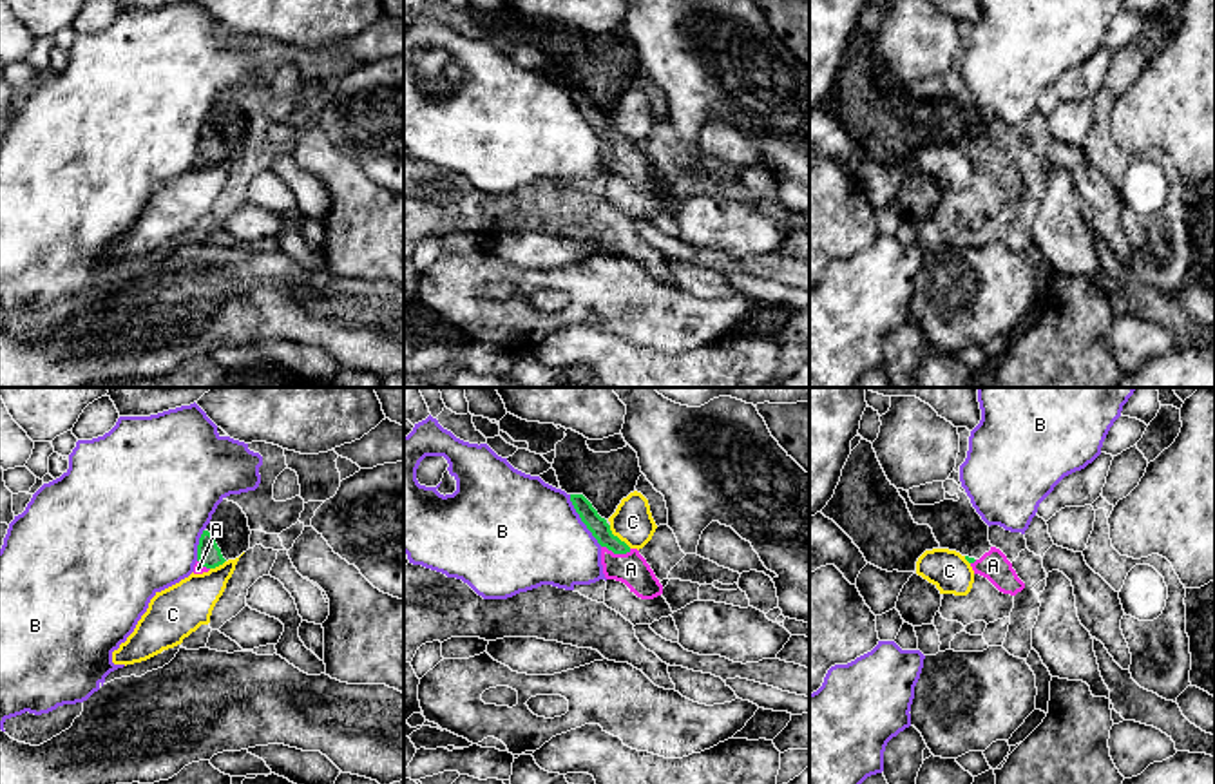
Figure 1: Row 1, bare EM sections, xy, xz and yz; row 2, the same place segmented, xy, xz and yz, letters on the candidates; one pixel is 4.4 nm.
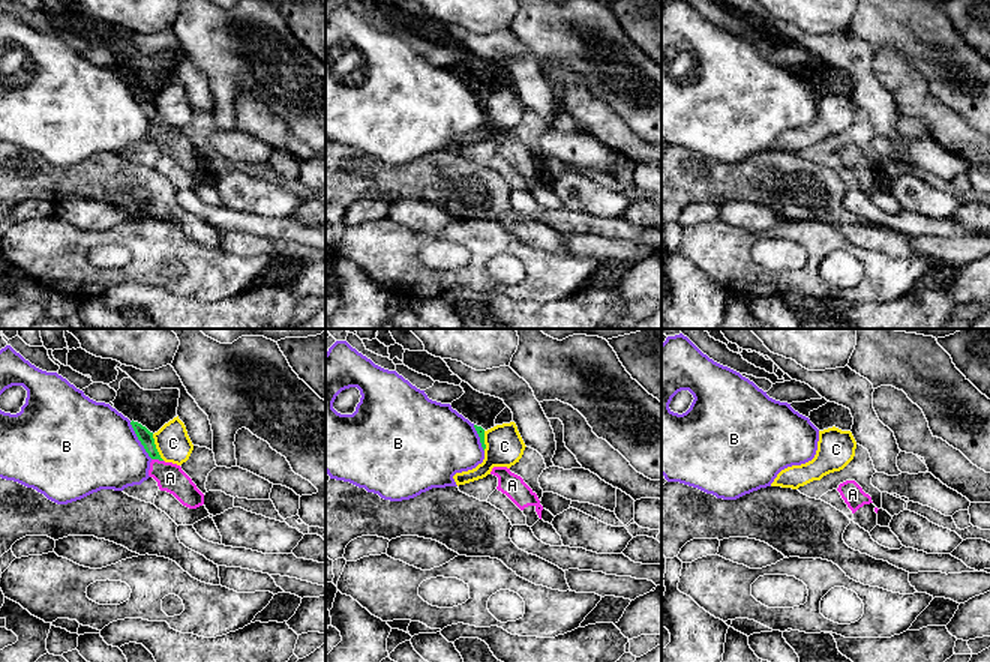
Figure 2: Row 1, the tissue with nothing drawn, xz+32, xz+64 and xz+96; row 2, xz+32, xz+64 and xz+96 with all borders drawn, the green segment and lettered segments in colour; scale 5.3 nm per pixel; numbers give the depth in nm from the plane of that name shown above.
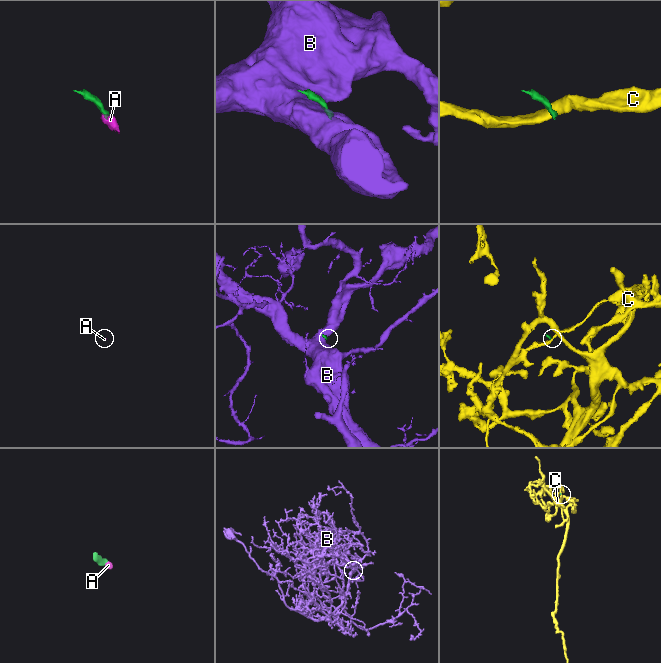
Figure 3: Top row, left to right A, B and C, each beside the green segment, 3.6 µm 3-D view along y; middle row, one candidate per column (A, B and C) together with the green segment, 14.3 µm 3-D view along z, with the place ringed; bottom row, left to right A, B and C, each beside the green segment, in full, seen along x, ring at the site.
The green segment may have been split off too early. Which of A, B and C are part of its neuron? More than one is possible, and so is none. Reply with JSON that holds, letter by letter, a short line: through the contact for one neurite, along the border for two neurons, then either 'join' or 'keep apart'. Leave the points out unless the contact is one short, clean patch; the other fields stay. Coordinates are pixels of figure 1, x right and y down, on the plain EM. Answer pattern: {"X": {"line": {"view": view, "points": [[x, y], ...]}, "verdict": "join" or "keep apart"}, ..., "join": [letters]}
{"A": {"line": {"view": "xz", "points": [[598, 120], [616, 147], [631, 163]]}, "verdict": "join"}, "B": {"verdict": "keep apart"}, "C": {"line": {"view": "xz", "points": [[609, 120], [631, 142]]}, "verdict": "keep apart"}, "join": ["A"]}

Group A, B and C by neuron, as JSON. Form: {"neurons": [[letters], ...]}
{"neurons": [["A"], ["B"], ["C"]]}

